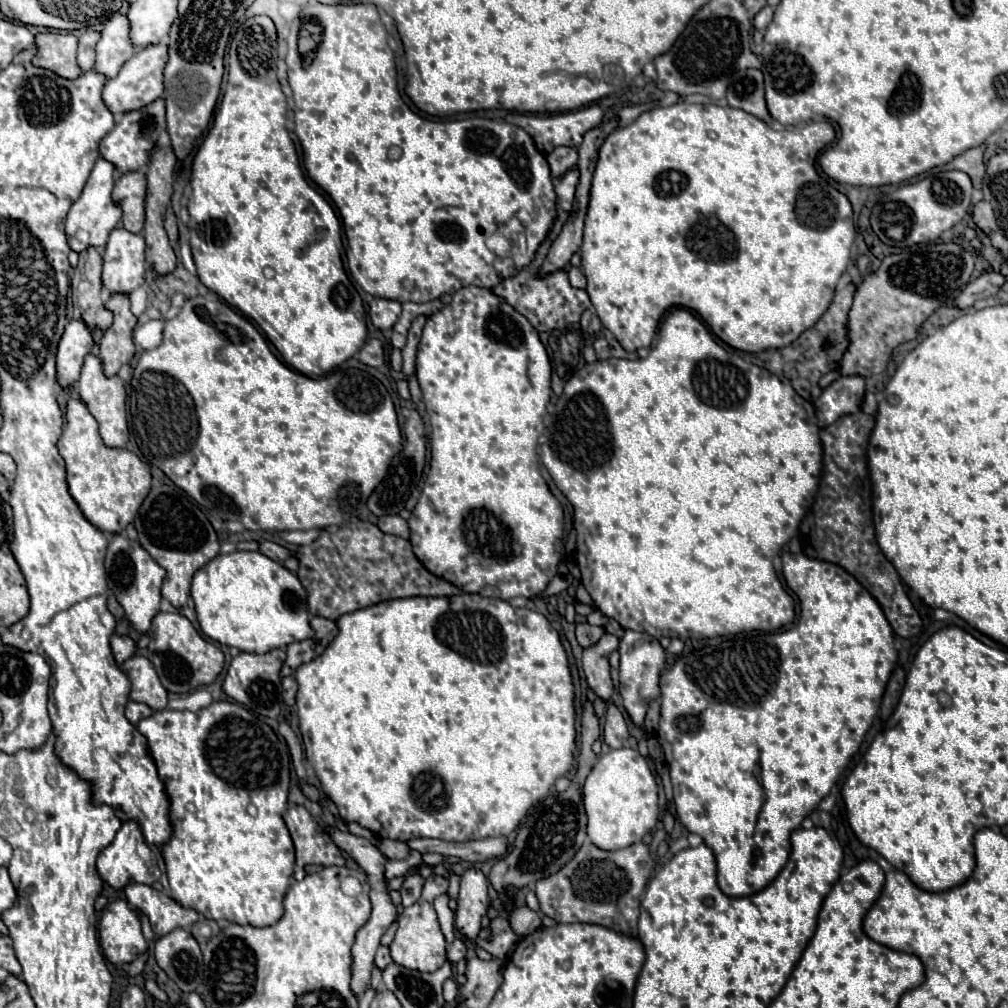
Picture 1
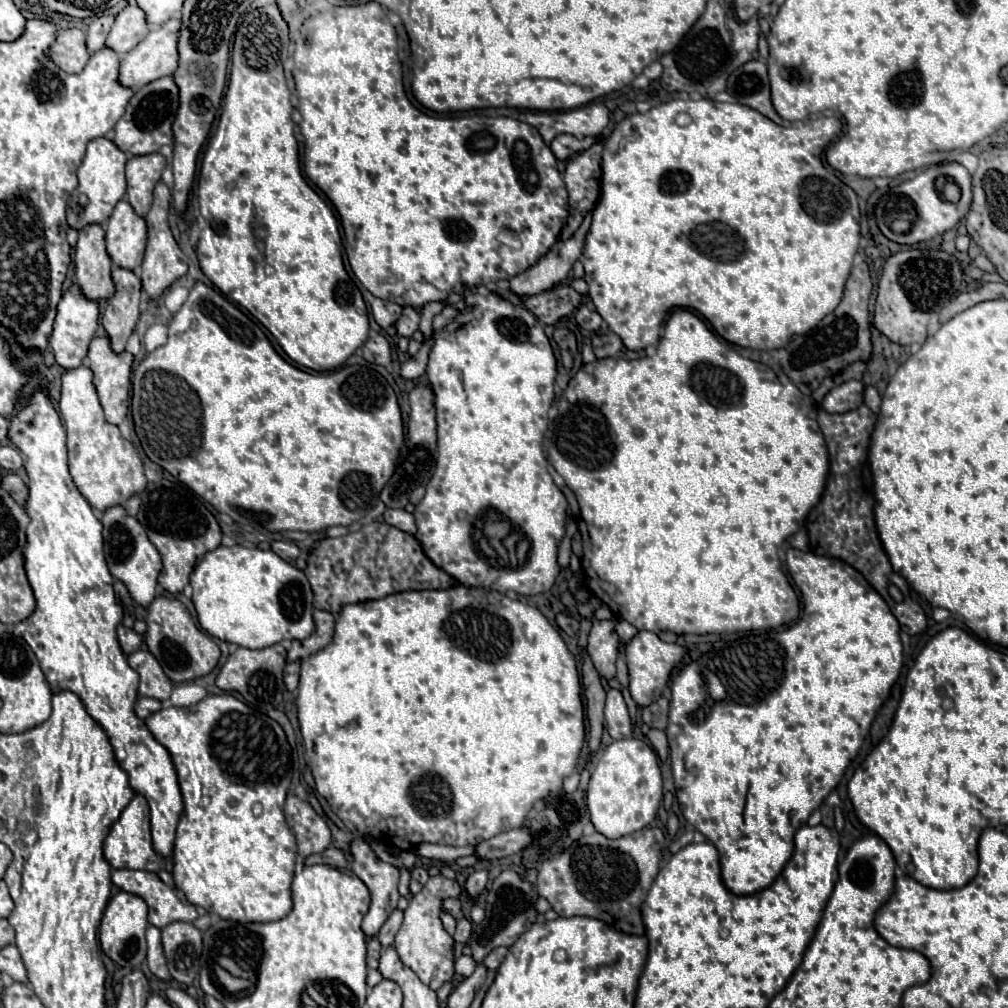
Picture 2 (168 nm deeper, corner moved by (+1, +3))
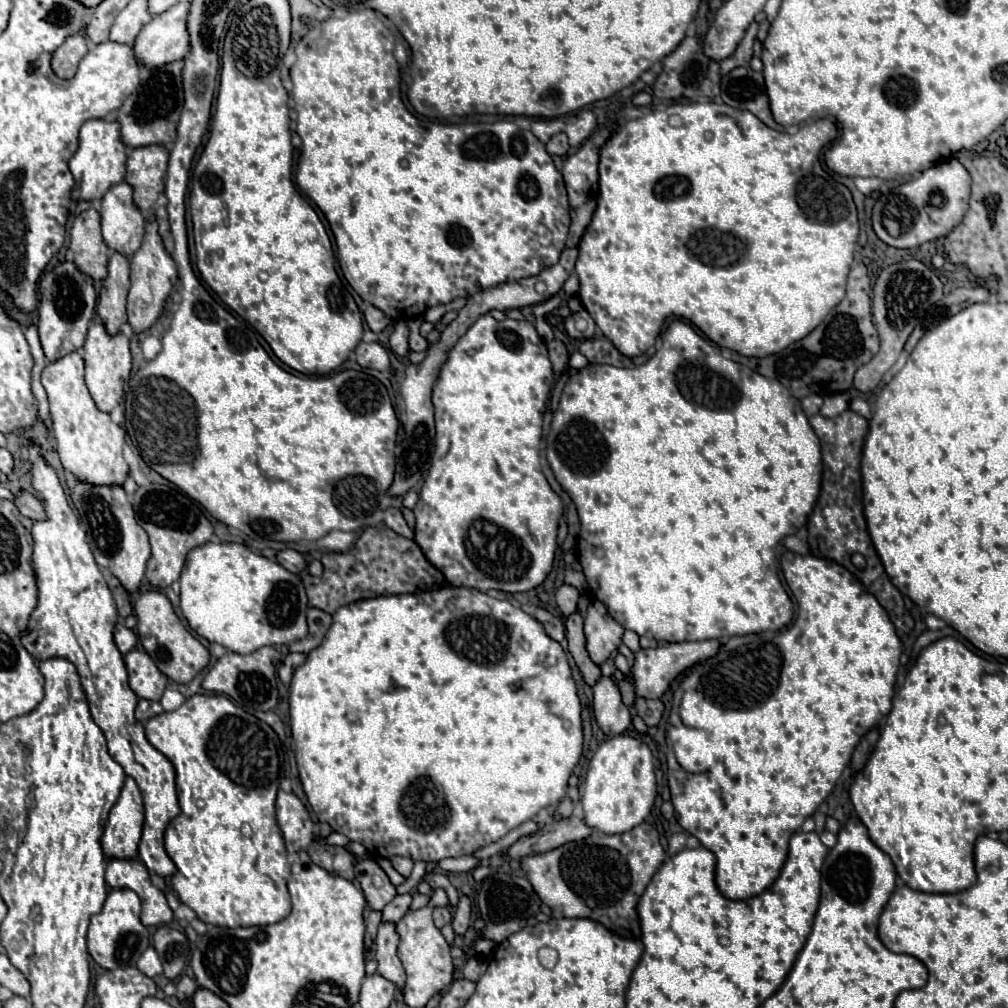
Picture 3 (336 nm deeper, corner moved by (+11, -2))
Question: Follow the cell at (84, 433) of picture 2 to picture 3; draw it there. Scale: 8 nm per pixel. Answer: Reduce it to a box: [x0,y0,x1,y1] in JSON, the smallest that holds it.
[41,353,129,485]

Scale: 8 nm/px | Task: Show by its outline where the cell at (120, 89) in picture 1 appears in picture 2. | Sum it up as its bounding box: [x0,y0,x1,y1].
[119,18,181,90]

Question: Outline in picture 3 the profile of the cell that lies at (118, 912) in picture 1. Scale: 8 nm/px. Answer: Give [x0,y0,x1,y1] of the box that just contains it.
[87,889,151,969]

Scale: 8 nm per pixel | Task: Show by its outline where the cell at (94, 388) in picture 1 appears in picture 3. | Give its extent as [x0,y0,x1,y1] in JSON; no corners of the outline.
[81,323,131,413]

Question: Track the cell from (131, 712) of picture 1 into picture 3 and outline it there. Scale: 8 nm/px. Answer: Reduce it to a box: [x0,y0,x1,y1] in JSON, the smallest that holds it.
[135,699,163,723]

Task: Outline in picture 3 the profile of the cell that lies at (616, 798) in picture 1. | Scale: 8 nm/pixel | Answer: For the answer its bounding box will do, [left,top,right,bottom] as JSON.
[581,735,655,835]

